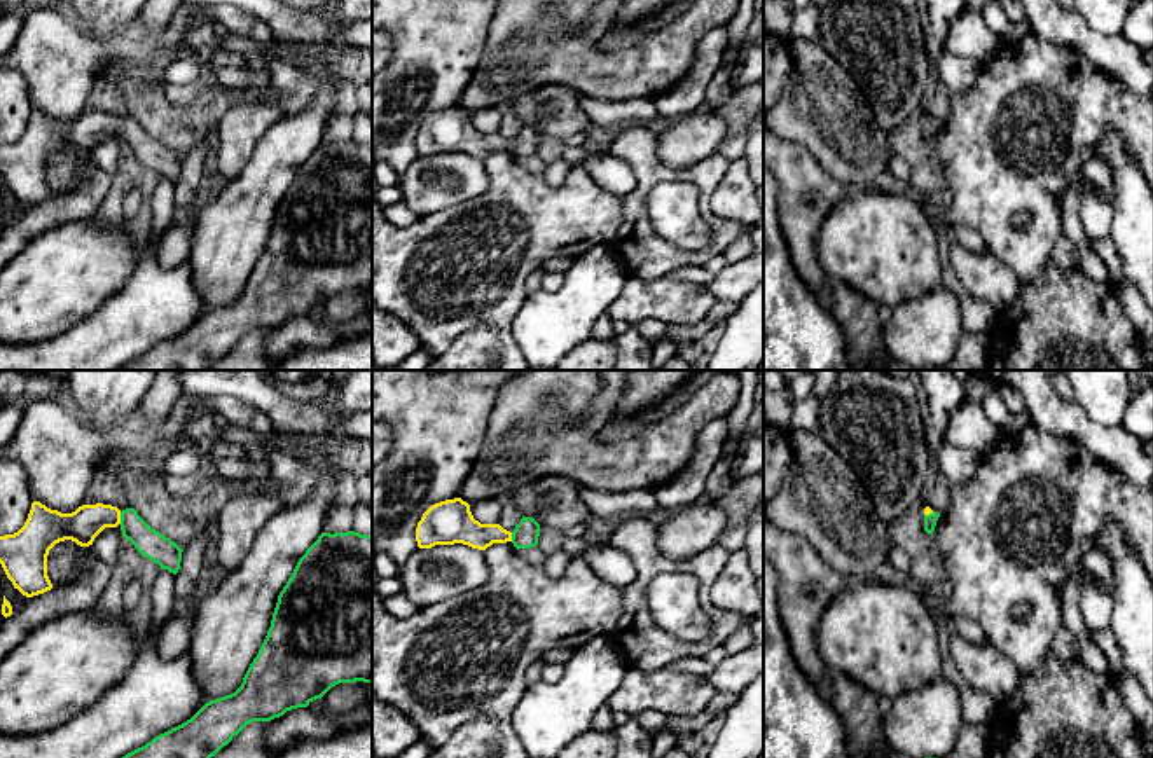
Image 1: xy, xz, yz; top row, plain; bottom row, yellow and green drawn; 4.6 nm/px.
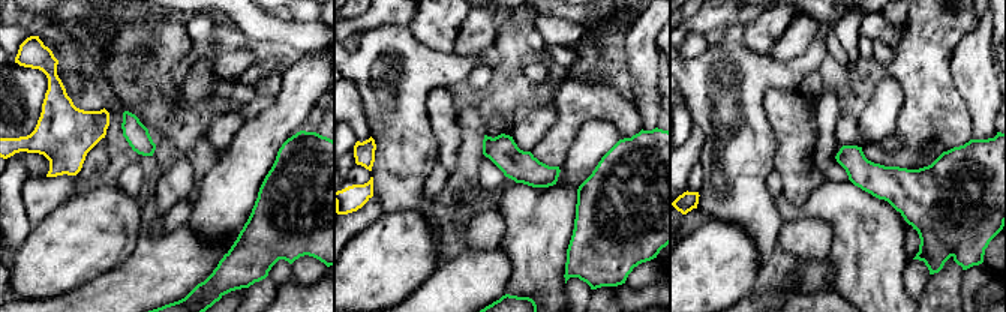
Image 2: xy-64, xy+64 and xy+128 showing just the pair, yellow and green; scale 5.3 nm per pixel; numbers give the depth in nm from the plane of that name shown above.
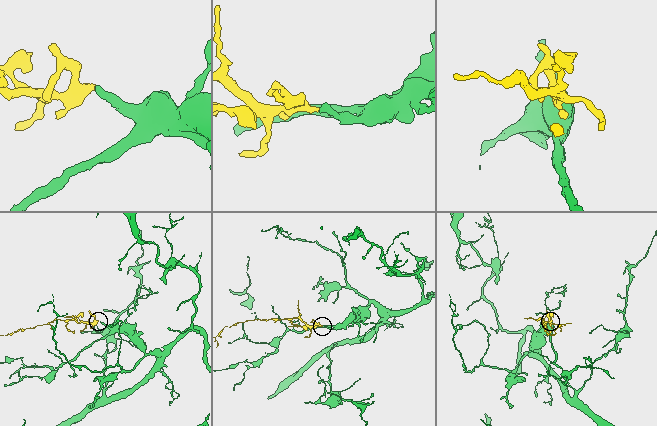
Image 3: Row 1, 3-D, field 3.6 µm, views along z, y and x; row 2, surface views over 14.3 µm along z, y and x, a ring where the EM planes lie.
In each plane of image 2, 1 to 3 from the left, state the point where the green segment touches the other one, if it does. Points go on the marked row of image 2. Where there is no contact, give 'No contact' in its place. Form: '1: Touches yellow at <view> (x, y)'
1: No contact
2: No contact
3: No contact

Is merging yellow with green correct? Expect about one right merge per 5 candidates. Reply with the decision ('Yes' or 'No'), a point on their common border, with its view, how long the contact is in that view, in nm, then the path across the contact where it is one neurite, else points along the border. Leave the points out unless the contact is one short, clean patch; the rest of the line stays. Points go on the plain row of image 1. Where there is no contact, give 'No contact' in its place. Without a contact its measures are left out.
Yes. Touches yellow at xy (119, 126). Shared border 60 nm. Path across: xy (86, 131), (95, 126), (119, 126), (151, 152)

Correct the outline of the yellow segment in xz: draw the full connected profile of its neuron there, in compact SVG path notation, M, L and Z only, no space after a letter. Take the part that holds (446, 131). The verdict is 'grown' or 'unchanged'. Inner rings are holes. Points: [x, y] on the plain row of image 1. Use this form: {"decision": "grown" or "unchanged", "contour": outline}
{"decision": "grown", "contour": "M461 107L432 114L416 136L419 157L463 152L472 157L486 159L493 152L512 150L519 159L536 155L538 145L540 133L533 126L522 124L521 131L510 141L500 133L480 133L475 129L470 114Z"}

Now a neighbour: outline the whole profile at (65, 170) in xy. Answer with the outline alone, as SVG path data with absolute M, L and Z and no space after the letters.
M72 148L56 152L47 164L47 185L52 197L75 190L91 164L91 154L80 155Z

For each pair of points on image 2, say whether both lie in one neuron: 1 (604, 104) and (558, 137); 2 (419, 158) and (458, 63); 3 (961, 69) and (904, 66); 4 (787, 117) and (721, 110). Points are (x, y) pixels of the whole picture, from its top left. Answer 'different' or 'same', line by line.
1: same
2: same
3: different
4: different

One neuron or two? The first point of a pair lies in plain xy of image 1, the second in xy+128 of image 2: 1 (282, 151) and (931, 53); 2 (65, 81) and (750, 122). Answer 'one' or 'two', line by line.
1: two
2: one

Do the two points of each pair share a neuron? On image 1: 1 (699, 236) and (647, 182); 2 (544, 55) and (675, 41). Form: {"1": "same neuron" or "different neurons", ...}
{"1": "different neurons", "2": "same neuron"}

